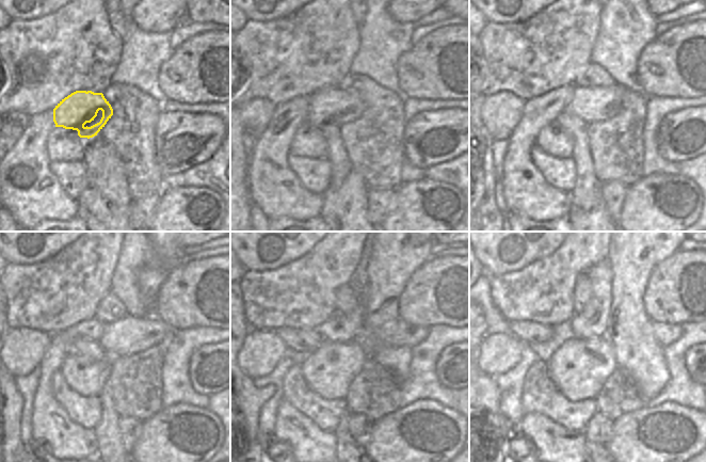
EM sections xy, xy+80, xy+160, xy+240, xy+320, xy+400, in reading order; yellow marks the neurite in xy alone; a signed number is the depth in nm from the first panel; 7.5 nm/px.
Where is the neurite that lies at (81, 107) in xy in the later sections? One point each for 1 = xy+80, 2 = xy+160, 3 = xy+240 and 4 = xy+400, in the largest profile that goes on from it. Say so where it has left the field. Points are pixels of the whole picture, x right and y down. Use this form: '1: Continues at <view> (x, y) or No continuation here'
1: Continues at xy+80 (332, 106)
2: Continues at xy+160 (593, 104)
3: Continues at xy+240 (129, 335)
4: Continues at xy+400 (664, 333)

